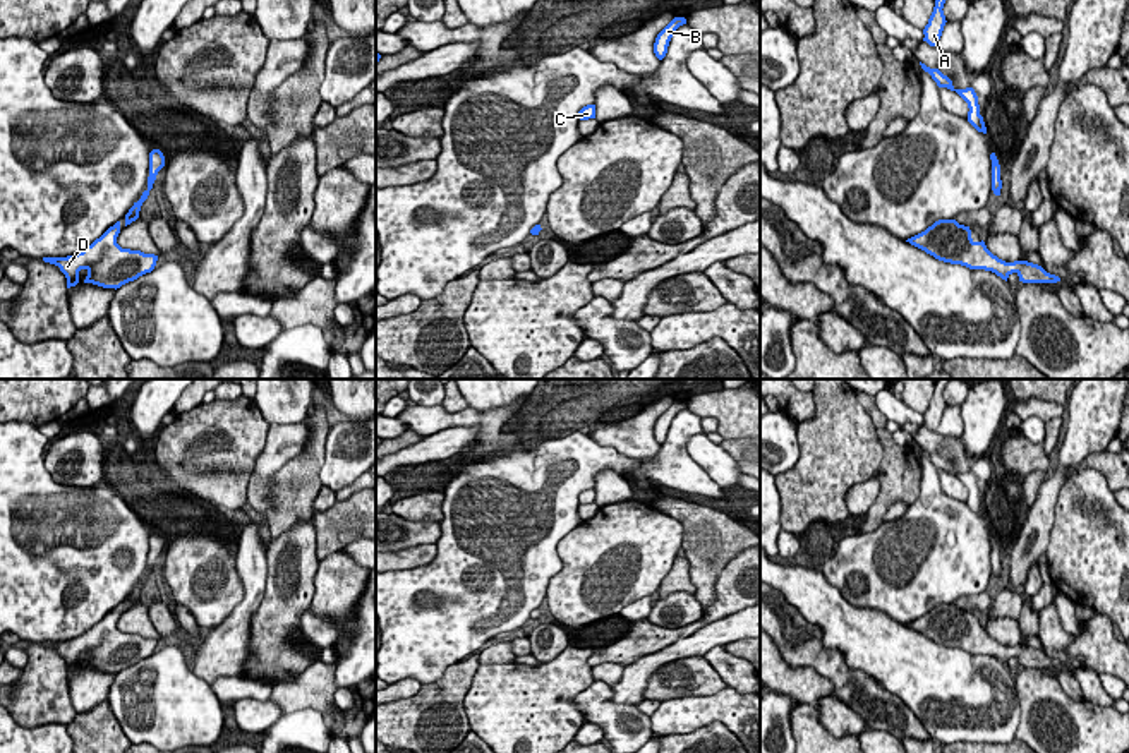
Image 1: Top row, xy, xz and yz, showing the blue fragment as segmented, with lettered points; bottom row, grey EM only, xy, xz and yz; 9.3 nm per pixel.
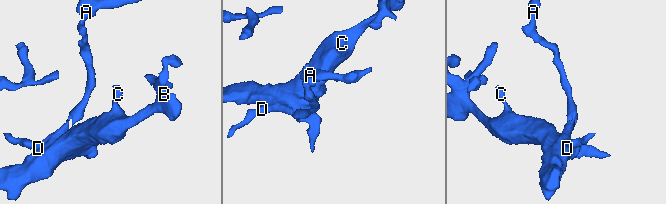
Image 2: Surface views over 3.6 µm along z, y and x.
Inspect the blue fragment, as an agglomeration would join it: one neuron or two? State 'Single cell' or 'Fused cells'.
Single cell

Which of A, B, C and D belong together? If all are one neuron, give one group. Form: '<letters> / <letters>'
A B C D

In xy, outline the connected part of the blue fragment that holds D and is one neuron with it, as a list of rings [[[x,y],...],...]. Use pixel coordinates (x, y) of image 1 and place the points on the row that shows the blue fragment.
[[[120,221],[110,226],[100,238],[82,252],[67,257],[43,257],[45,262],[55,264],[67,278],[67,288],[79,283],[79,271],[86,269],[84,283],[103,288],[120,288],[122,285],[151,273],[158,256],[141,250],[122,249],[117,244]]]

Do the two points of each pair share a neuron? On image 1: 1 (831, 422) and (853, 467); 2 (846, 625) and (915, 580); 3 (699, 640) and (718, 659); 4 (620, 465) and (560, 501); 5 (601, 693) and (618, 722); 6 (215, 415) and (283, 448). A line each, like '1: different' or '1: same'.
1: same
2: different
3: different
4: same
5: same
6: different

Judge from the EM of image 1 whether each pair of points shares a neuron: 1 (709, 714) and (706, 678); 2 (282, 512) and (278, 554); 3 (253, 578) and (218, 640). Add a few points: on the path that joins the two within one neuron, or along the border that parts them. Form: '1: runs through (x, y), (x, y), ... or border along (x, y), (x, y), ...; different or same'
1: border along (726, 686), (712, 693), (683, 695), (668, 700); different
2: border along (311, 517), (271, 539); different
3: runs through (253, 594), (249, 606), (234, 626); same

